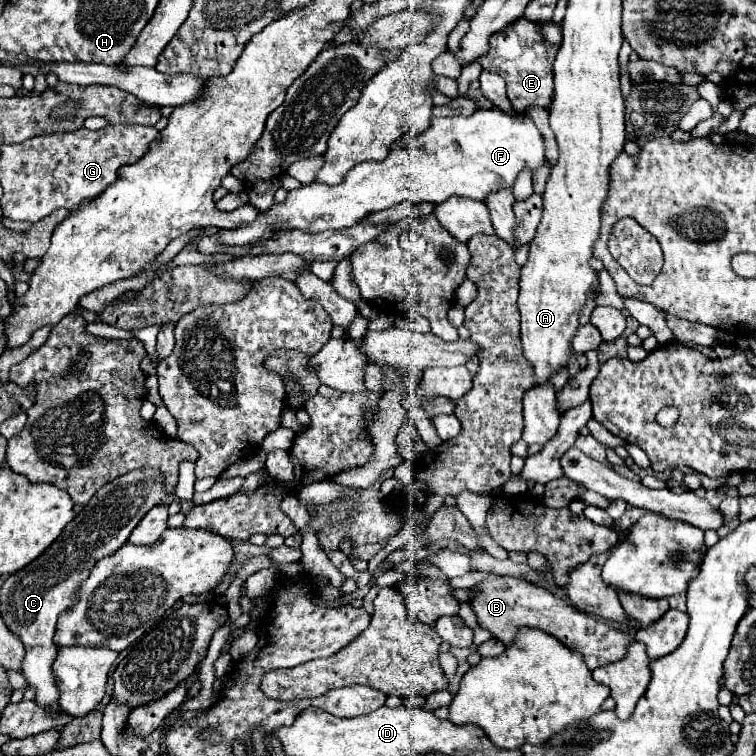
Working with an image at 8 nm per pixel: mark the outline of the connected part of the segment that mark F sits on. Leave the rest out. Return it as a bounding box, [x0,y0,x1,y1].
[218,108,544,246]

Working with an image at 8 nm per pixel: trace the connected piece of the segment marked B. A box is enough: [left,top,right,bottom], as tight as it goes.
[468,574,634,670]

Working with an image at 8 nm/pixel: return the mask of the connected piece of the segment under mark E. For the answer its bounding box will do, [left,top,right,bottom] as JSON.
[478,18,558,112]

